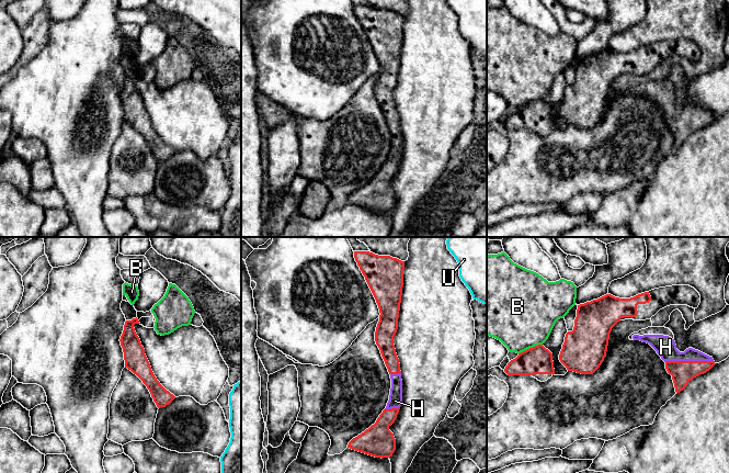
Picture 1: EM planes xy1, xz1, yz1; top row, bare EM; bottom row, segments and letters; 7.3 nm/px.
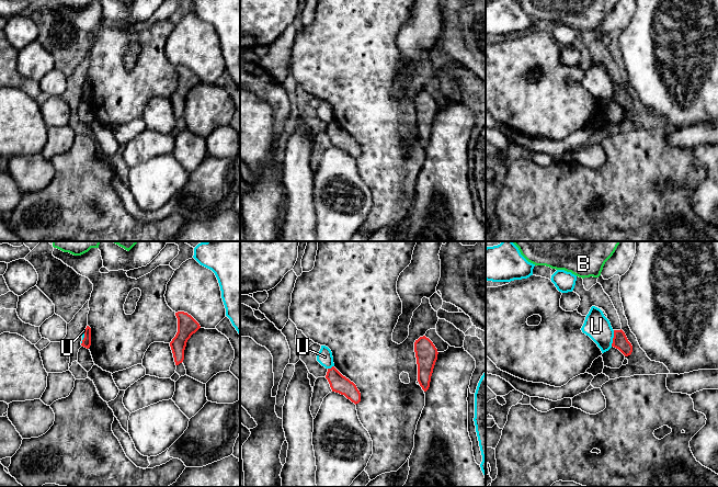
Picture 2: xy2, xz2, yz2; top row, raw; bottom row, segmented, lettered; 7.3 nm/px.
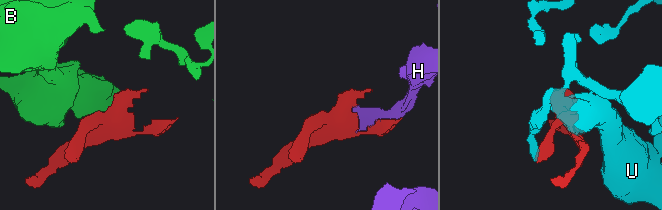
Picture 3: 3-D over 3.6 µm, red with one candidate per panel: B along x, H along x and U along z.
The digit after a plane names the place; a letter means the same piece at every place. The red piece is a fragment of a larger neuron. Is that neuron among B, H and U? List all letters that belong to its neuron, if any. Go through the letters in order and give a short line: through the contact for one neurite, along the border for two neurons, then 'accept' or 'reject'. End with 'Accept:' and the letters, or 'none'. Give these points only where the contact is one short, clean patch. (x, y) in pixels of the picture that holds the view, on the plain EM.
B: reject
H: accept
U: line yz2 (614, 85), (611, 100); reject
Accept: H

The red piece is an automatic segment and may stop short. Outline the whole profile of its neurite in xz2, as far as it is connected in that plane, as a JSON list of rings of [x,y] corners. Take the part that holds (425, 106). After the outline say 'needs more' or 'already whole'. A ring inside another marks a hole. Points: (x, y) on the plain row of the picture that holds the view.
[[[425,90],[415,94],[414,106],[418,118],[418,136],[422,144],[426,146],[430,141],[431,131],[438,106],[433,97]]]; already whole

